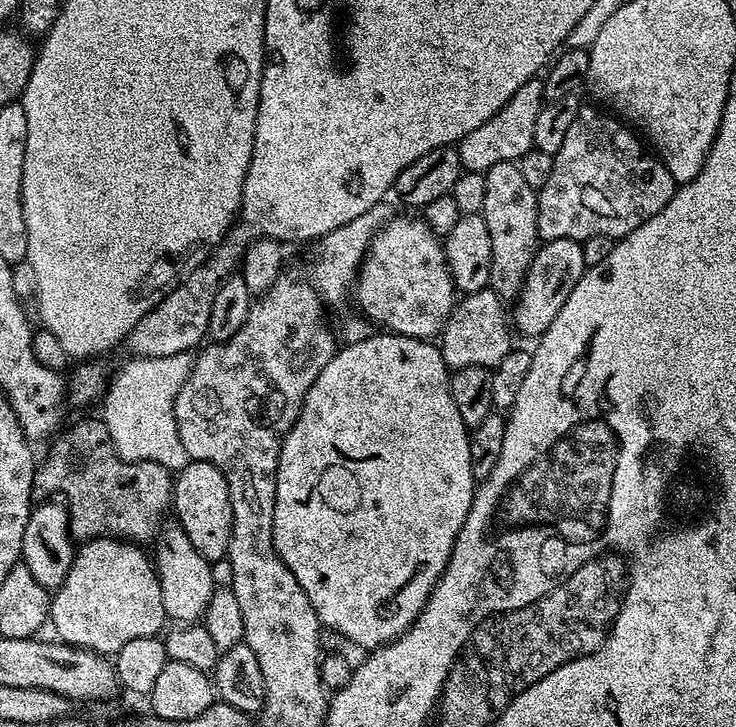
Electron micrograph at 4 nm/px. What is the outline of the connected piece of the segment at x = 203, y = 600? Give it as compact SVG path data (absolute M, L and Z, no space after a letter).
M168 522L161 527L154 547L154 567L156 576L160 579L165 617L181 625L199 621L204 615L212 593L218 587L215 578L212 577L212 564L206 558L202 558L198 550L194 550L190 538L186 538L186 534L176 522Z

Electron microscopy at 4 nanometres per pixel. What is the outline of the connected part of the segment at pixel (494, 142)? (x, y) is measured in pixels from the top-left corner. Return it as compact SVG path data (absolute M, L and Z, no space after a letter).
M537 78L527 80L518 90L514 90L514 98L494 114L494 118L486 118L478 130L470 130L458 142L460 166L466 172L486 173L490 166L498 166L498 162L518 162L534 147L534 122L538 122L540 109L544 107L544 81Z

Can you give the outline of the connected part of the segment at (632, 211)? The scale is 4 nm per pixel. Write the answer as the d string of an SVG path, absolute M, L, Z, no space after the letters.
M582 106L578 110L562 142L562 150L552 158L554 170L550 170L550 179L546 186L538 189L536 201L541 241L583 242L586 238L594 238L594 234L613 238L625 236L642 226L642 222L654 218L676 193L676 179L645 147L641 137L615 115L596 108Z

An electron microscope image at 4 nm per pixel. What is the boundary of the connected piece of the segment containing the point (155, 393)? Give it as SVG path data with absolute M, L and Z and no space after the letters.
M179 352L166 358L141 356L129 359L129 364L117 376L111 377L102 400L102 419L112 433L168 432L168 436L117 435L114 443L125 460L157 460L169 470L179 470L189 464L186 446L182 446L182 438L174 435L177 430L174 402L178 390L182 390L182 382L186 382L190 374L193 359L192 352Z

